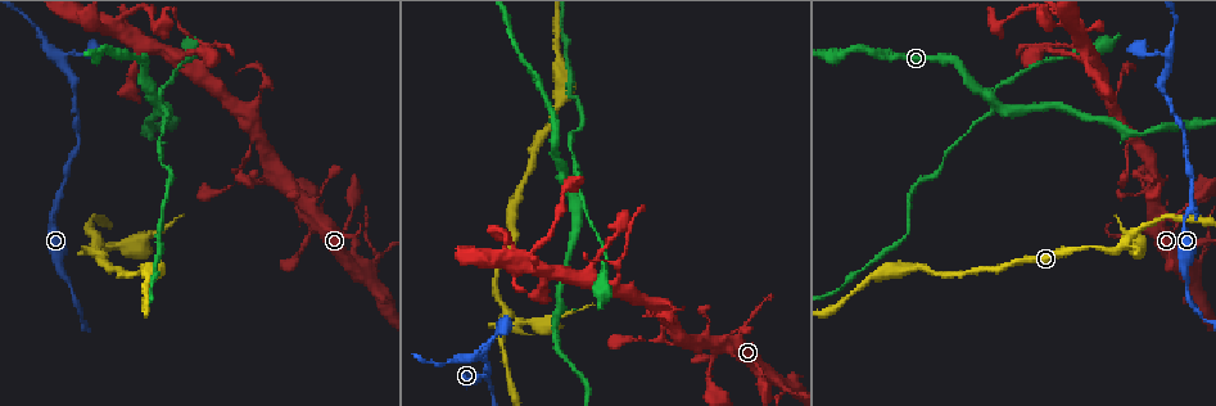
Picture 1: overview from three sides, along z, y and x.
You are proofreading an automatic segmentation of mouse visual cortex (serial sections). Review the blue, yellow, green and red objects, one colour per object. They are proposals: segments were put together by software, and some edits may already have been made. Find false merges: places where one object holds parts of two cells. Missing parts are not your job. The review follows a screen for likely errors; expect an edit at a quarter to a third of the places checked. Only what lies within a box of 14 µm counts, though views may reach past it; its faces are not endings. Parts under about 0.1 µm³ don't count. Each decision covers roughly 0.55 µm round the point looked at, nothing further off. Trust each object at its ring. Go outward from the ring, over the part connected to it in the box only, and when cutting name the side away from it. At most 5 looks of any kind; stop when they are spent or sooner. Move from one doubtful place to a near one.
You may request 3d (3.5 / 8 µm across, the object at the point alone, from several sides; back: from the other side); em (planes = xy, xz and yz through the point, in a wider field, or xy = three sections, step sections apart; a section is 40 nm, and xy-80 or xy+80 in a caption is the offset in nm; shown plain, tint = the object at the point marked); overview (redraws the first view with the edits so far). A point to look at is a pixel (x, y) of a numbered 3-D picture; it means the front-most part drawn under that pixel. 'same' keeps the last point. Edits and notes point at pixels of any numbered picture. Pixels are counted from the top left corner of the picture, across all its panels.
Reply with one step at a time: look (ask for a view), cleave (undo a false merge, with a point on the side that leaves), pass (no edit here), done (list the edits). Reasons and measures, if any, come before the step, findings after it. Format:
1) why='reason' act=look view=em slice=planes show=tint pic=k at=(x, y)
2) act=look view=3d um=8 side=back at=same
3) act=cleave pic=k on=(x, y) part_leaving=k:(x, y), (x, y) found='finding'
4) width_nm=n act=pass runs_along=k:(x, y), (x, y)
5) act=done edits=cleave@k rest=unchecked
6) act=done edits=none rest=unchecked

why='four-way junction' act=look view=3d um=3.5 side=back pic=1 at=(992, 100)

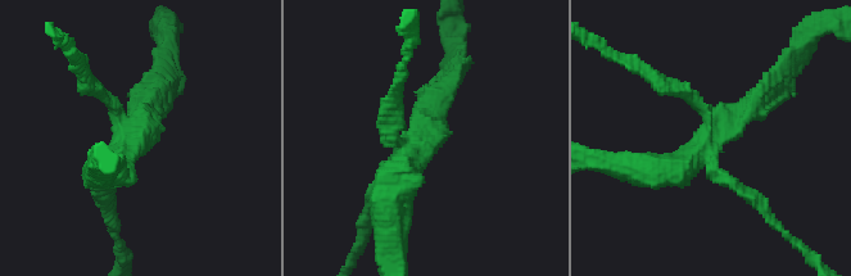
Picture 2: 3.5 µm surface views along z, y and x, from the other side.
arms=4 arm_widths_nm=150,200,300,400 why='now the EM' act=look view=em slice=xy step=3 show=tint pic=2 at=(423, 141)

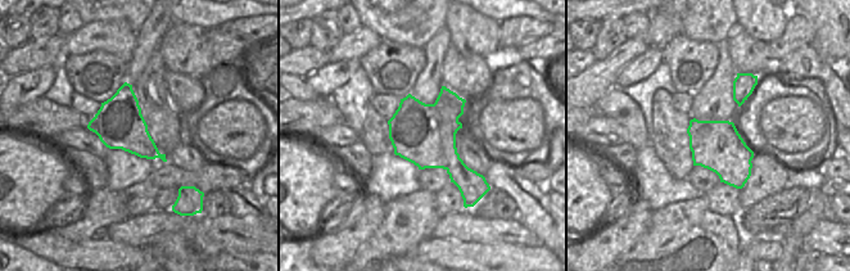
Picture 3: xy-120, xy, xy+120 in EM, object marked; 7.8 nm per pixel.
act=cleave pic=2 on=(395, 112) border=3:(433, 104), (439, 117), (447, 168) found='two cells meet here'

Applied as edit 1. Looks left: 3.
why='redraw' act=look view=overview

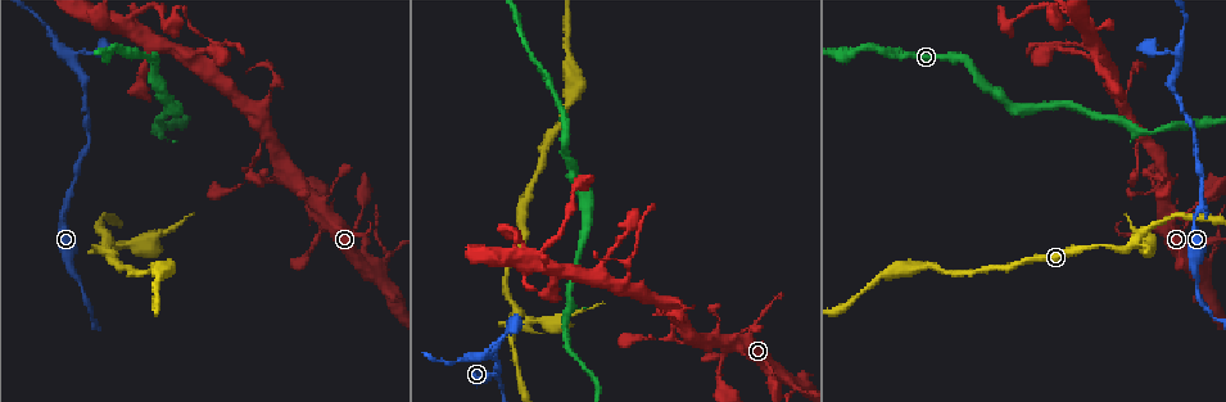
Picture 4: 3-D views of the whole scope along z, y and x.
why='thick turns thin' act=look view=3d um=8 pic=4 at=(108, 242)

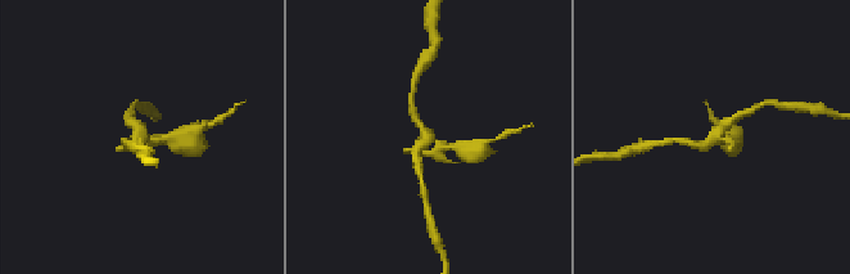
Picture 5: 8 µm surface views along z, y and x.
why='shape alone is not enough' act=look view=em slice=xy step=1 show=tint pic=5 at=(715, 138)

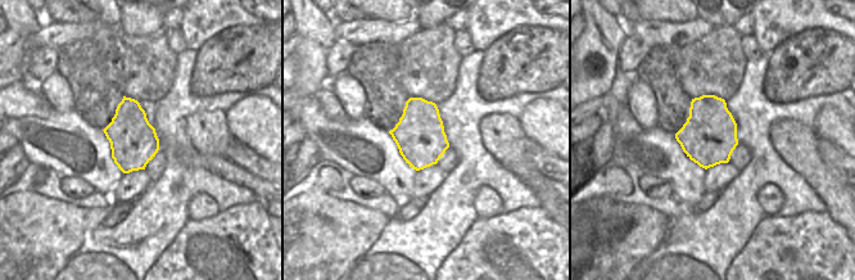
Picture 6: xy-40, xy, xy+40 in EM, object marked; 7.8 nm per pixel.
act=cleave pic=5 on=(218, 120) found='two cells meet here'

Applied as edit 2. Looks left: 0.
act=done edits=cleave@2,cleave@5 rest=unchecked

